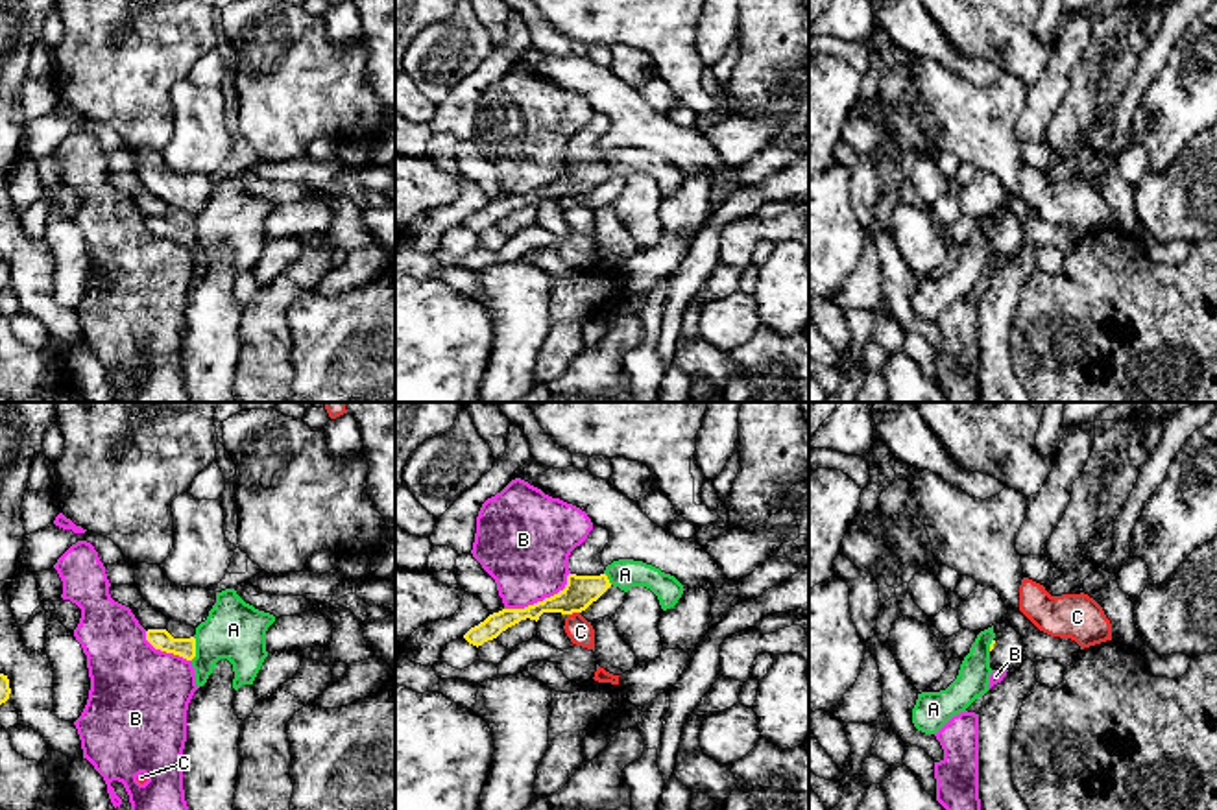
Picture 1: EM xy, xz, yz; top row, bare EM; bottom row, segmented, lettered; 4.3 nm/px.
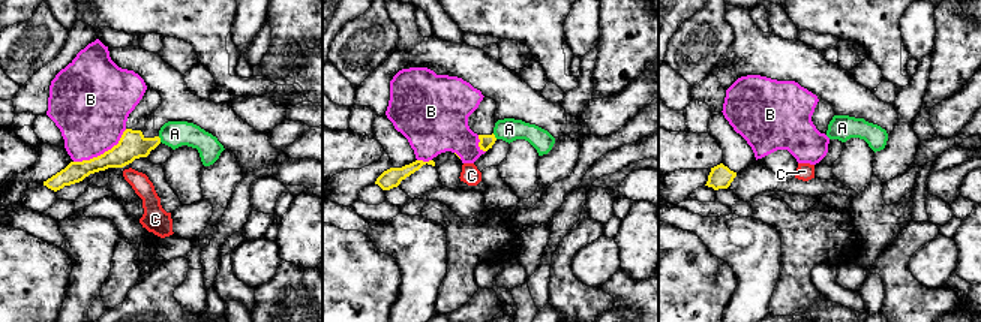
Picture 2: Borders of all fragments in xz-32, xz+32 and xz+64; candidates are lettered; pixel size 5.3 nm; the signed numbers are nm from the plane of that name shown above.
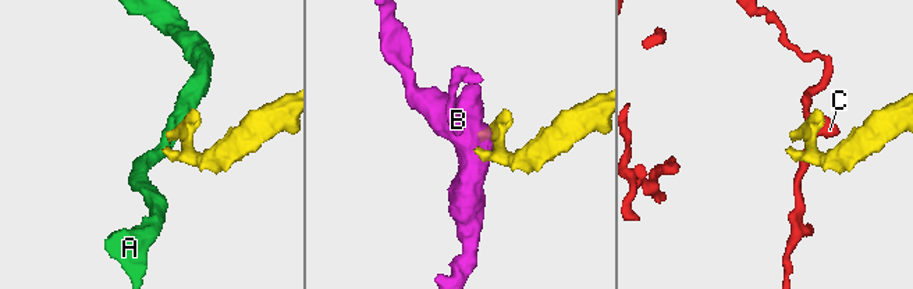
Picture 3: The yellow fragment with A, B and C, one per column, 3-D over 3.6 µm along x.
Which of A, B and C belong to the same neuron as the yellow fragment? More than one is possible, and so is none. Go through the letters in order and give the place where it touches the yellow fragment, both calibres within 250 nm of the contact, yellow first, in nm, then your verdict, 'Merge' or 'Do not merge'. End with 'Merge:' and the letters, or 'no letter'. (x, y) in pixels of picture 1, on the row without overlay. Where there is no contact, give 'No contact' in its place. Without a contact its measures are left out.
A: Touches yellow at xy (194, 235). Thickness 90 nm (yellow) against 260 nm. Do not merge
B: Touches yellow at xz (543, 187). Thickness 140 nm (yellow) against 400 nm. Do not merge
C: Touches yellow at xz (573, 198). Thickness 140 nm (yellow) against 120 nm. Do not merge
Merge: no letter

